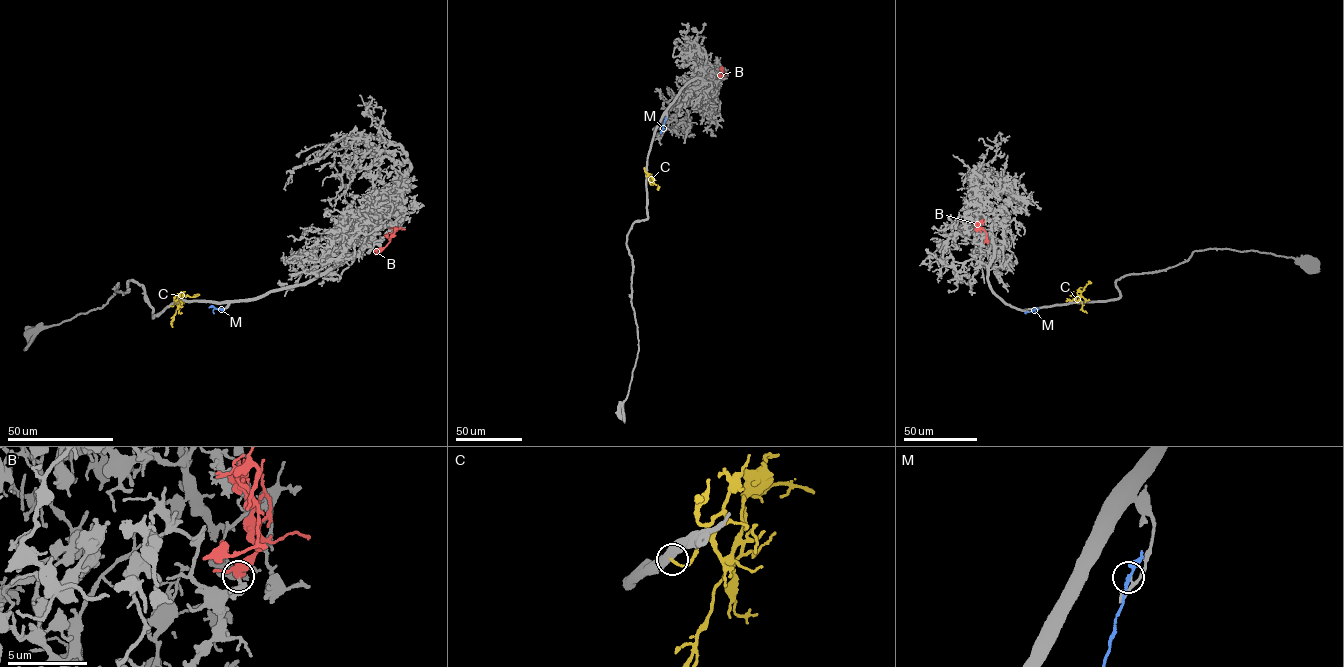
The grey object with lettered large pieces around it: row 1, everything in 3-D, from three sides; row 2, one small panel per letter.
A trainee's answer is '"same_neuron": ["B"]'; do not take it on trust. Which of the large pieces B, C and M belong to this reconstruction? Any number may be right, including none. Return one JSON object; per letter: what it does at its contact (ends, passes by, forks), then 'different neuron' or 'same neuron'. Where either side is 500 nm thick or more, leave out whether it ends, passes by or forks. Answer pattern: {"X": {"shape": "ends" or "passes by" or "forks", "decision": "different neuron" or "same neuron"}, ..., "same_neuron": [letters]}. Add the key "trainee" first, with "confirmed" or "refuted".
{"trainee": "confirmed", "B": {"shape": "passes by", "decision": "same neuron"}, "C": {"decision": "different neuron"}, "M": {"shape": "passes by", "decision": "different neuron"}, "same_neuron": ["B"]}

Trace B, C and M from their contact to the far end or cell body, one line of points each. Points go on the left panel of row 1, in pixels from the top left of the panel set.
B: (394, 227), (397, 229), (389, 243), (375, 251)
C: (170, 305), (178, 304), (181, 297), (199, 294)
M: (221, 308), (208, 307)

